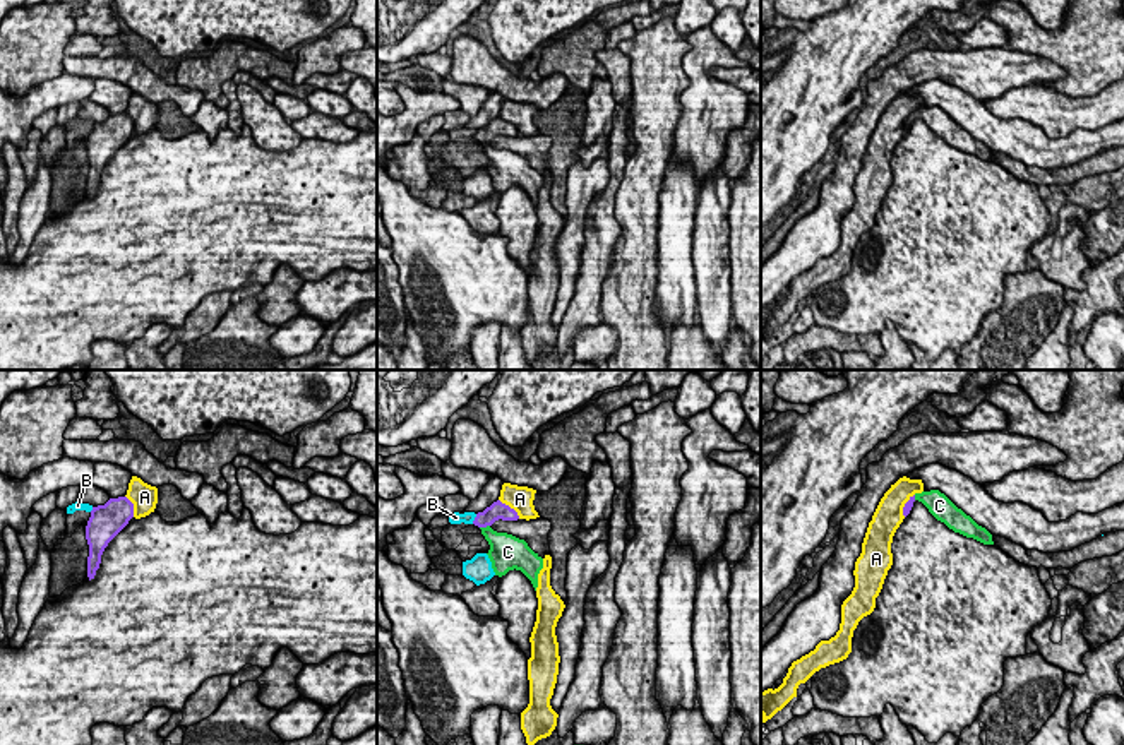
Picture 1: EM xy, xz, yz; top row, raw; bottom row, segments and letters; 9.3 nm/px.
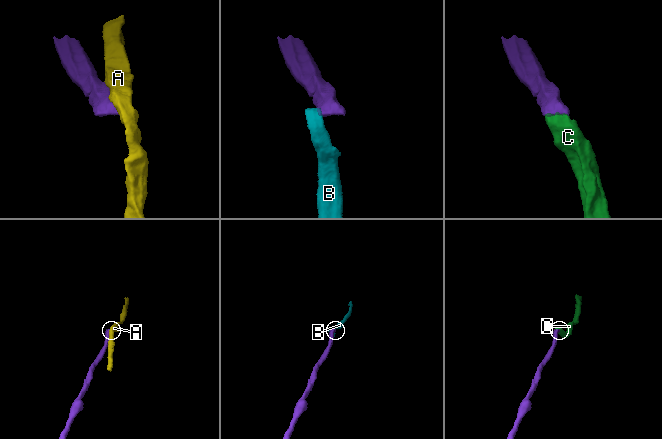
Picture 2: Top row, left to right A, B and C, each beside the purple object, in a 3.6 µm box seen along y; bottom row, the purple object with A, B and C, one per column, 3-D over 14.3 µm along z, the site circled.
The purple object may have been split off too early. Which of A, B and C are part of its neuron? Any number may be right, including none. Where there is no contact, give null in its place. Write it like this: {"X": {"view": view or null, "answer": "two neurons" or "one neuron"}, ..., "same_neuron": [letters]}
{"A": {"view": "xz", "answer": "two neurons"}, "B": {"view": "xz", "answer": "two neurons"}, "C": {"view": "xz", "answer": "one neuron"}, "same_neuron": ["C"]}

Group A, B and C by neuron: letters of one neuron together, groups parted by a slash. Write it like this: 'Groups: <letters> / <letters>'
Groups: A / B / C

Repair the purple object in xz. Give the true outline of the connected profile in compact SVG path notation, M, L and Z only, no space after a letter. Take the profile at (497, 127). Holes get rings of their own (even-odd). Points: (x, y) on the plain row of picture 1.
M493 118L483 128L478 128L473 140L481 146L481 151L490 161L488 175L495 192L502 194L509 187L521 187L533 200L535 207L538 204L538 190L543 185L543 175L535 170L524 156L519 156L507 149L497 149L490 142L495 137L517 137L519 132L514 125Z

